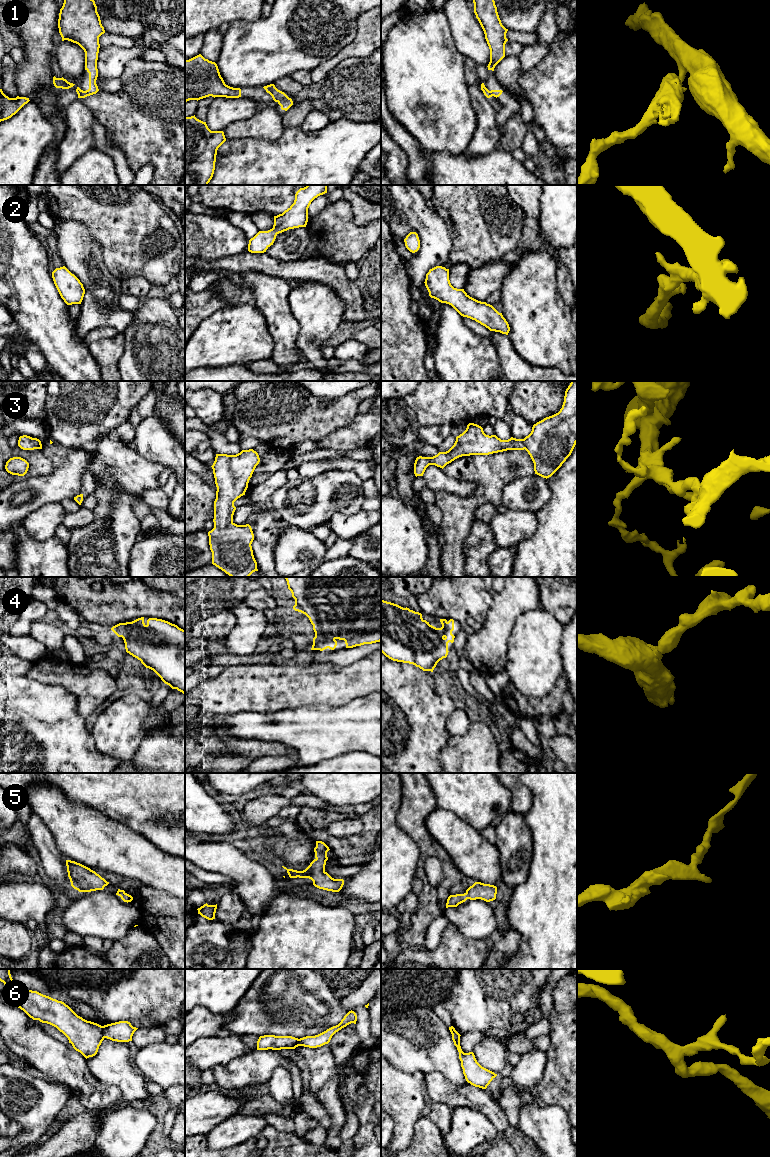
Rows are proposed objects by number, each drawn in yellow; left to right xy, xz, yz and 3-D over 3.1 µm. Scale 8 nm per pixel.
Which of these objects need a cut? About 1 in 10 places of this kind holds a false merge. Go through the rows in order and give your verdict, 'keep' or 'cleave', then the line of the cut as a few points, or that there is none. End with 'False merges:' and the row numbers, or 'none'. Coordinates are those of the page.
1: keep | no cut
2: keep | no cut
3: keep | no cut
4: keep | no cut
5: keep | no cut
6: cleave | xy (102, 1026), (102, 1032), (105, 1037)
False merges: 6

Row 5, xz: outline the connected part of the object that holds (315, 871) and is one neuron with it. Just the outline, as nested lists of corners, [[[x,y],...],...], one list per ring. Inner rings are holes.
[[[316,841],[316,847],[314,848],[315,852],[315,859],[310,863],[310,865],[303,871],[297,871],[293,869],[287,869],[286,867],[282,866],[284,869],[287,870],[287,873],[290,878],[309,878],[313,881],[313,885],[319,889],[332,891],[332,892],[339,892],[343,885],[343,879],[334,879],[332,878],[326,871],[325,865],[326,861],[328,860],[327,852],[329,851],[329,847],[322,841]]]

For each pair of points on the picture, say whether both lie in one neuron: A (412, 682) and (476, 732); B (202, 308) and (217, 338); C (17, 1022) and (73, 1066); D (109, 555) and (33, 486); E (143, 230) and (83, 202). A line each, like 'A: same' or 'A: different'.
A: different
B: different
C: same
D: different
E: same

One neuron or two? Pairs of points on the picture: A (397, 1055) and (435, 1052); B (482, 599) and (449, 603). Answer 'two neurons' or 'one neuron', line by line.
A: one neuron
B: one neuron

